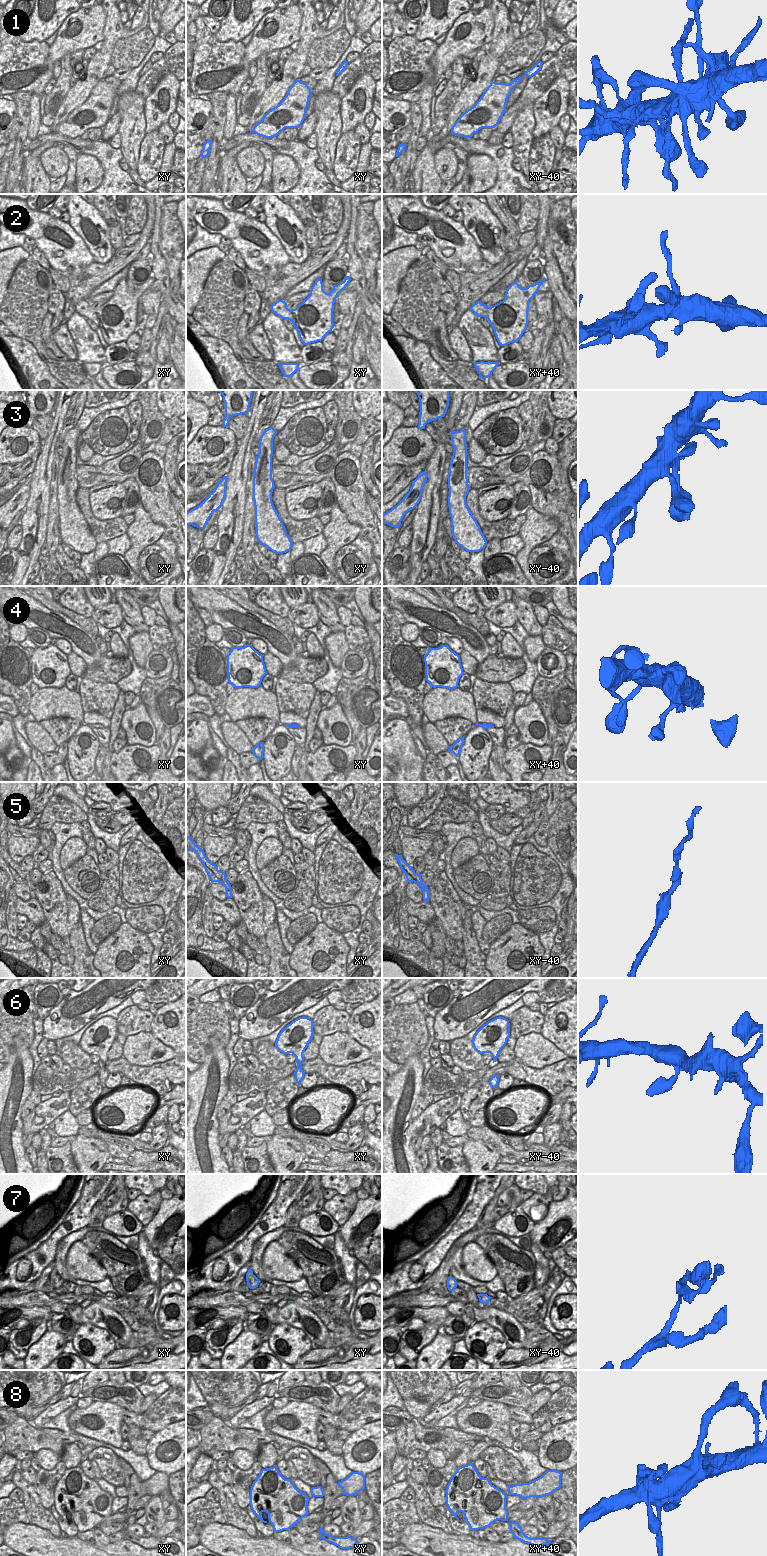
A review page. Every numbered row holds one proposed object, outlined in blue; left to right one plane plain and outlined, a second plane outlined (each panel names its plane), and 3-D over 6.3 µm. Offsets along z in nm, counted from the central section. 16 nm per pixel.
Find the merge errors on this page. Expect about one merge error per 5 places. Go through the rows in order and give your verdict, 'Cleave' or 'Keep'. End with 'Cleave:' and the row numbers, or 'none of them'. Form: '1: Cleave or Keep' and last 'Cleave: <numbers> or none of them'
1: Keep
2: Keep
3: Cleave
4: Keep
5: Keep
6: Keep
7: Keep
8: Keep
Cleave: 3

